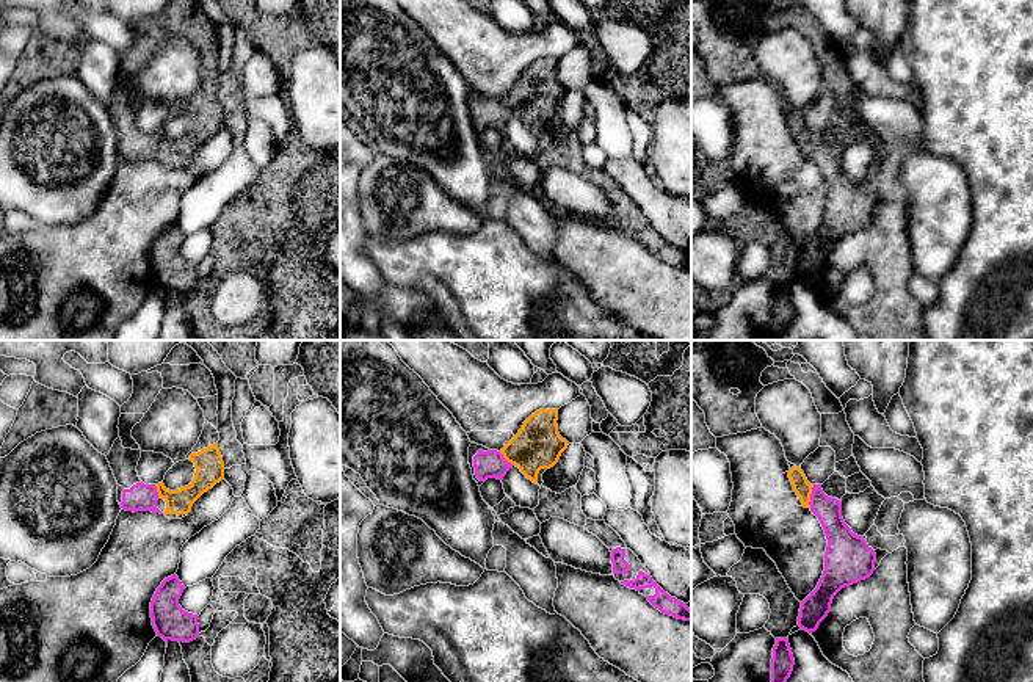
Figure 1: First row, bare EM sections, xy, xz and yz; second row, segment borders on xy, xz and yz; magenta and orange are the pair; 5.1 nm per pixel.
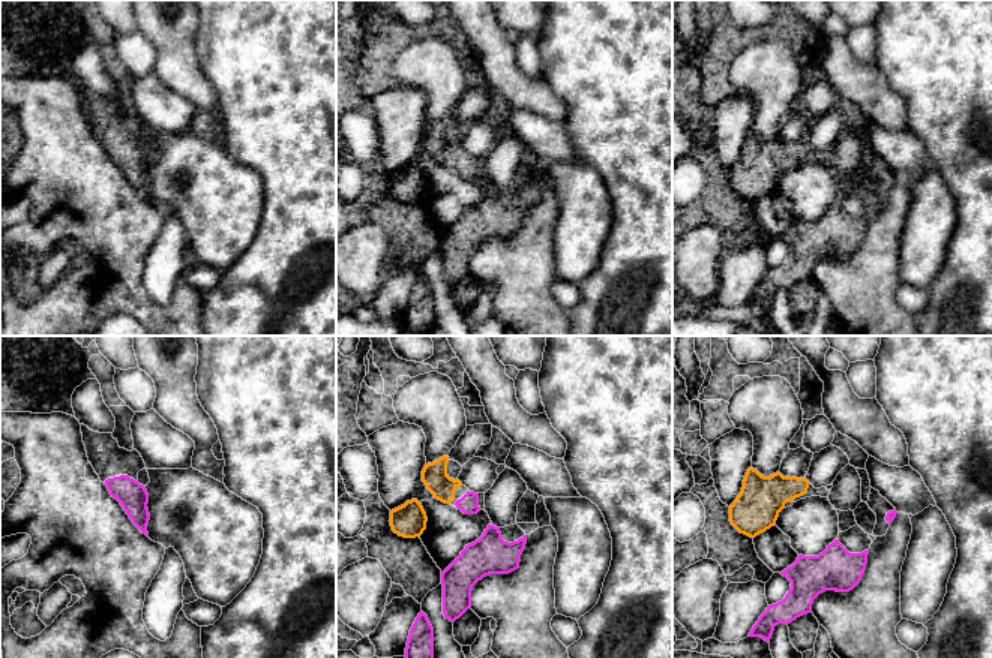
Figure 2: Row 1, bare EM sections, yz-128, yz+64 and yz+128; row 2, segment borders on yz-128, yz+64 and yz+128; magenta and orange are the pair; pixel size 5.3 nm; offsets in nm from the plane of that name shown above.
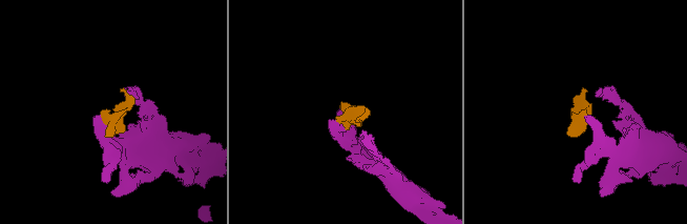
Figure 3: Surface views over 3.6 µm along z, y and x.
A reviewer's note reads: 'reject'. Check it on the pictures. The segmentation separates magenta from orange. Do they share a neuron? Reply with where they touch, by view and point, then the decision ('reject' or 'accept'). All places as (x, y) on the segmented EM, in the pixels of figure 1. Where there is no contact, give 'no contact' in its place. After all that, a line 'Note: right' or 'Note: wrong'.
yz (811, 496) | accept
Note: wrong

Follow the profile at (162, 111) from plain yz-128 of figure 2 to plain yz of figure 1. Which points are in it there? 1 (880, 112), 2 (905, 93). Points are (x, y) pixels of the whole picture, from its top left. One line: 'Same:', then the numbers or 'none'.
Same: 1

